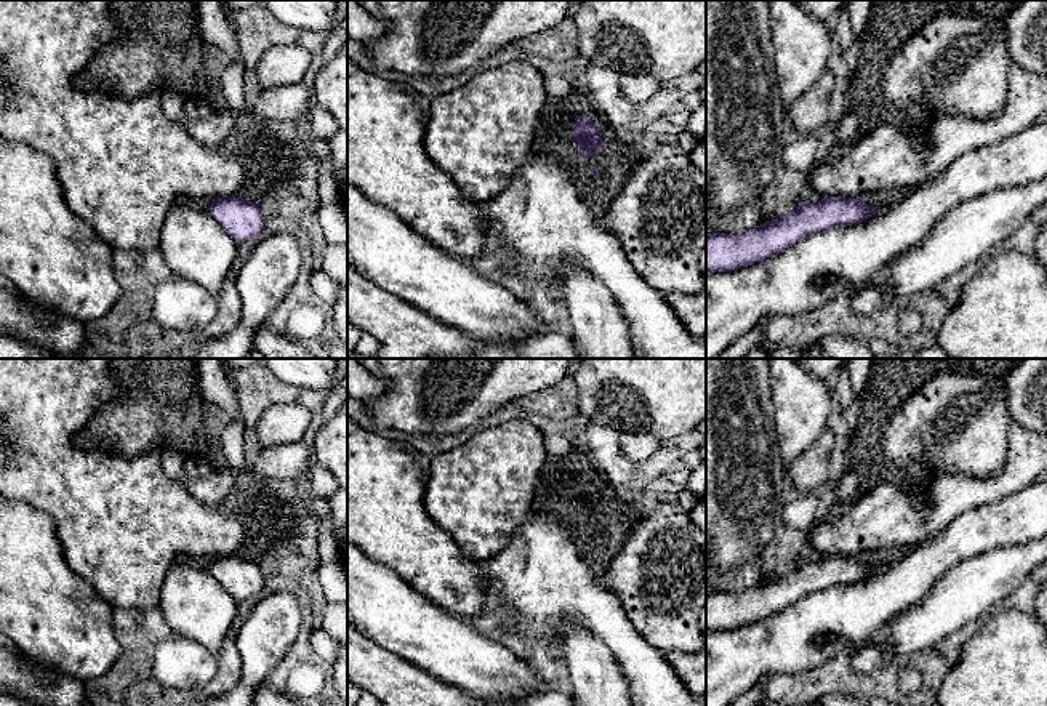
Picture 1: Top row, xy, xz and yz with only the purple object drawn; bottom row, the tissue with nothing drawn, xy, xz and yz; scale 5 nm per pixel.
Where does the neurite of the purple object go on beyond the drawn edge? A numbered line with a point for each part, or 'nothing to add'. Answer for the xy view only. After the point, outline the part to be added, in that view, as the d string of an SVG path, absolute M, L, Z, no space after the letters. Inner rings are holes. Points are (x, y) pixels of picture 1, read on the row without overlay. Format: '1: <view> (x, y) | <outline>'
nothing to add

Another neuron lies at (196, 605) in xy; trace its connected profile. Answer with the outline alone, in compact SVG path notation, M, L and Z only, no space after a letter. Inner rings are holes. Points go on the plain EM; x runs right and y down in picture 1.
M173 564L162 583L158 608L173 636L218 653L235 620L237 600L210 570Z

